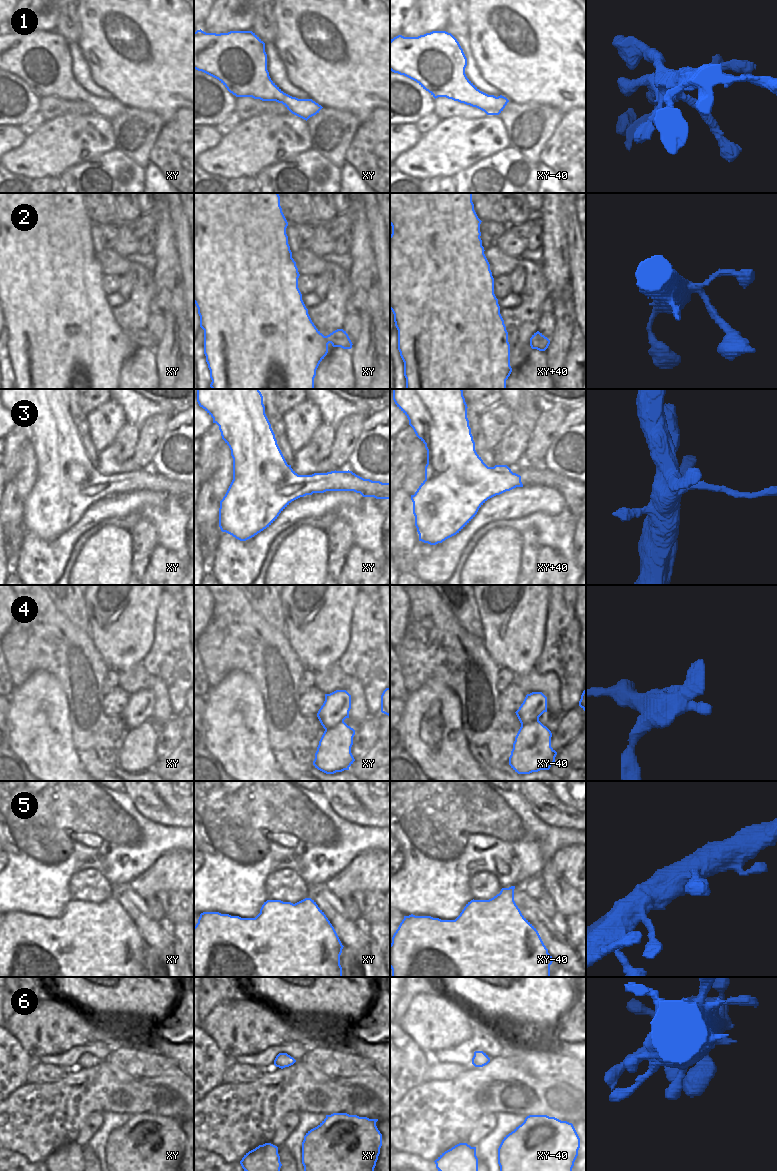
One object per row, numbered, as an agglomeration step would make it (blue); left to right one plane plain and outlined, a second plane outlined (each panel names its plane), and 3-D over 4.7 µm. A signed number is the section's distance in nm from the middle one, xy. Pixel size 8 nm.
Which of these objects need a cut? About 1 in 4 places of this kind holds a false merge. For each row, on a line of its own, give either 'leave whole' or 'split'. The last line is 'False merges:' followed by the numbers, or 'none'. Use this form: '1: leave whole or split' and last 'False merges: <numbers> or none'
1: leave whole
2: leave whole
3: split
4: leave whole
5: leave whole
6: leave whole
False merges: 3

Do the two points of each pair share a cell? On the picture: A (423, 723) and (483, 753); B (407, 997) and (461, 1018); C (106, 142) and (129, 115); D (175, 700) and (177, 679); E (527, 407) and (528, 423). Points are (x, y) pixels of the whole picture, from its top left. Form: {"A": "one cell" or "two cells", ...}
{"A": "two cells", "B": "two cells", "C": "two cells", "D": "one cell", "E": "one cell"}

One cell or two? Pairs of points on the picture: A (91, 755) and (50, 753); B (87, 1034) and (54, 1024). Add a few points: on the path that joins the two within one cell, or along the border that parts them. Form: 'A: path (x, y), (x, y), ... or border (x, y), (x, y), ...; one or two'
A: border (76, 750), (85, 770); two
B: path (79, 1027), (62, 1025); one

